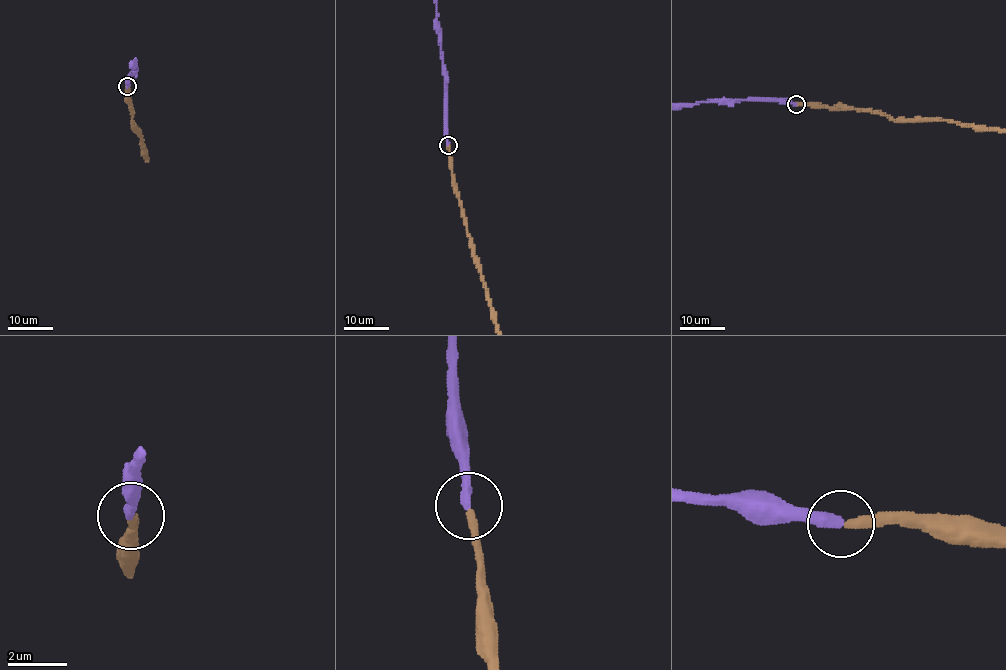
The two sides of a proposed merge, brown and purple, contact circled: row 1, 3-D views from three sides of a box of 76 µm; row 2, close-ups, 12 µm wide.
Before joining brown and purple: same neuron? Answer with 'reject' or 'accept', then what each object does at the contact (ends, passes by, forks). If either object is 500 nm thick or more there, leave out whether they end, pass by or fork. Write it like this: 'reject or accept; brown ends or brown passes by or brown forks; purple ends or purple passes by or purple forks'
accept; brown ends; purple ends

